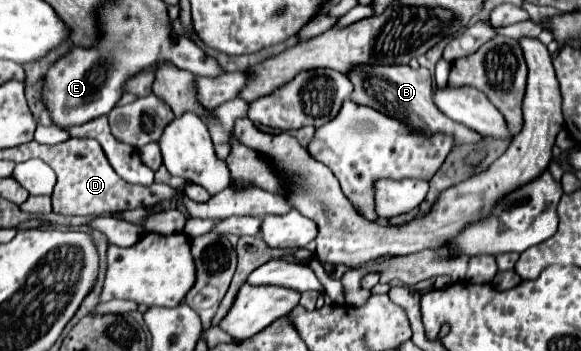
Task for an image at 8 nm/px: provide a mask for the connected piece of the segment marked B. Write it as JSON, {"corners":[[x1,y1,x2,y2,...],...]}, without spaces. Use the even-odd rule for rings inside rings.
{"corners":[[354,66,354,70,348,70,348,78,354,84,350,98,356,104,364,104,374,110,380,110,392,118,398,118,398,120,414,126,414,128,422,128,428,134,446,132,446,134,454,136,456,144,476,144,482,140,474,130,446,118,436,108,436,104,432,100,432,92,434,92,432,78,426,68,414,70,410,66]]}

